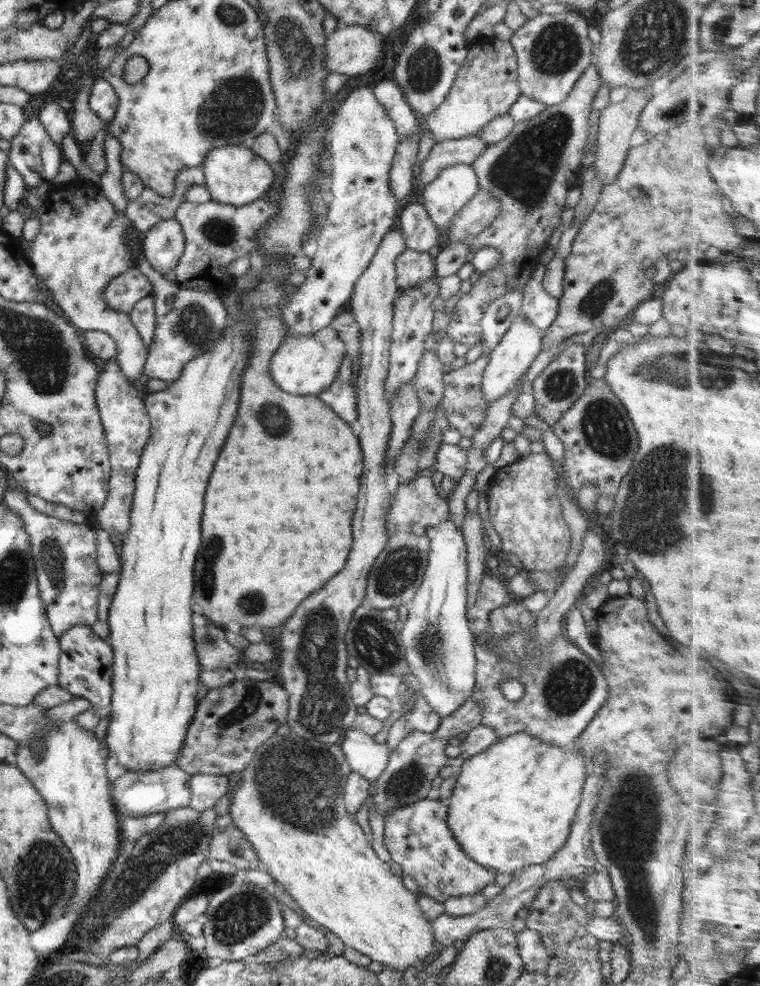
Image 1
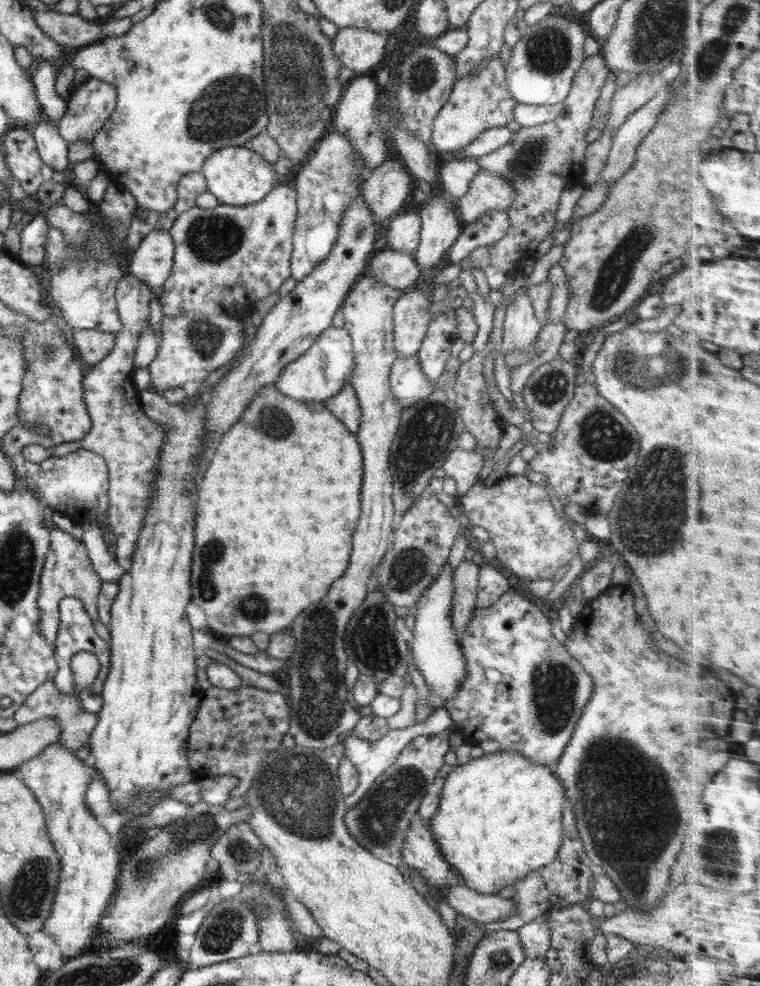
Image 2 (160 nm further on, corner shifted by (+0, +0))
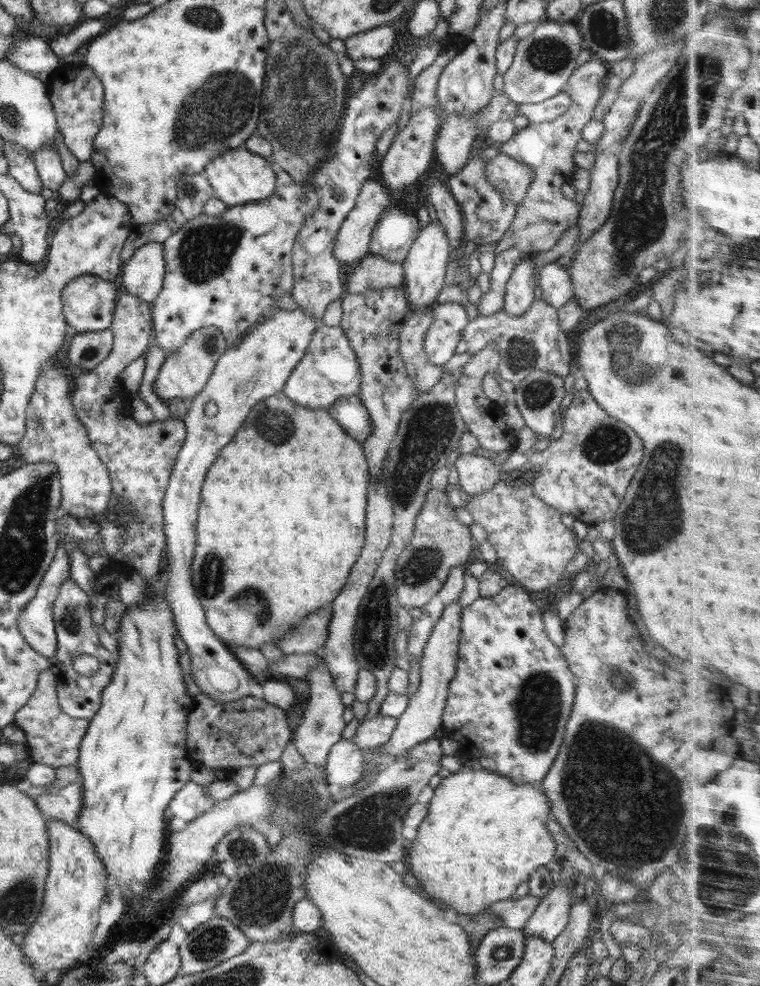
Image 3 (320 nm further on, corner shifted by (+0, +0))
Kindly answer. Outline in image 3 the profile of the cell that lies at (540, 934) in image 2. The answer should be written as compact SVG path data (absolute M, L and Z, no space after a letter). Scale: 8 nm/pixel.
M556 883L535 907L524 925L524 936L532 935L552 942L566 929L570 916L571 896L564 883Z

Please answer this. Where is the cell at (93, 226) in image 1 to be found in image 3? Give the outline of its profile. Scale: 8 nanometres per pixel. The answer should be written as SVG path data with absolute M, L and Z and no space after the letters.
M81 274L71 280L62 290L63 313L71 332L86 333L109 328L113 319L117 289L114 281L102 280L99 276Z

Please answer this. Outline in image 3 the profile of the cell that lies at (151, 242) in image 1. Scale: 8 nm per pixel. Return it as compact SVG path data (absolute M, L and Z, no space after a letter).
M149 242L134 251L127 263L121 265L122 286L130 295L152 304L162 291L163 278L166 272L164 247L162 242Z

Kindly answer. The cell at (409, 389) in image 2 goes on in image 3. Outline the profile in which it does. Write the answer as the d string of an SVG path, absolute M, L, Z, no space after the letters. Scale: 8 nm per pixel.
M431 312L409 314L399 336L400 356L419 394L428 392L443 373L443 366L435 365L425 351L425 334L432 323Z

